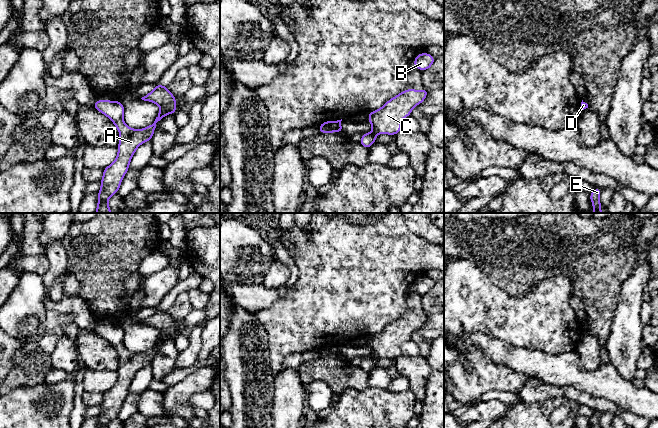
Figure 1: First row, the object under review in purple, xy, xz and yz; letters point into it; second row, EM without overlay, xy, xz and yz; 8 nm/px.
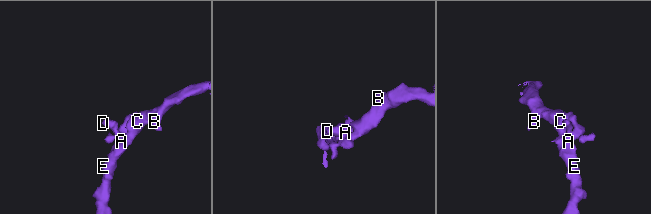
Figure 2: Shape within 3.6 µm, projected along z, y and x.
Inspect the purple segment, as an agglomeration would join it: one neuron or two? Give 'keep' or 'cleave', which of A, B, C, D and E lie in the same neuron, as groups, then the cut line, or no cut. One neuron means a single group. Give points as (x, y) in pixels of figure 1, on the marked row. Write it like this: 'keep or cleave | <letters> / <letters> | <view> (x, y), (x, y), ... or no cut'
keep | A B C D E | no cut

